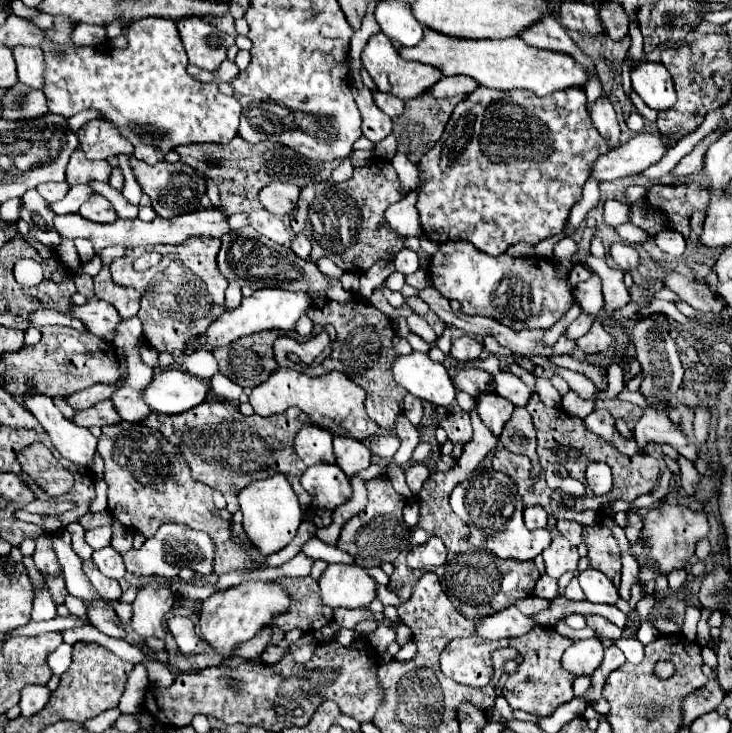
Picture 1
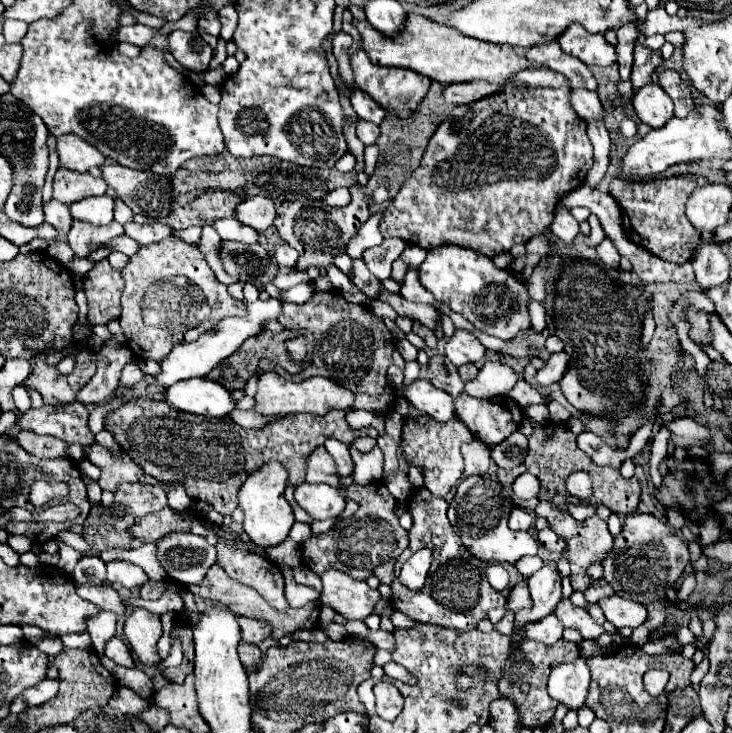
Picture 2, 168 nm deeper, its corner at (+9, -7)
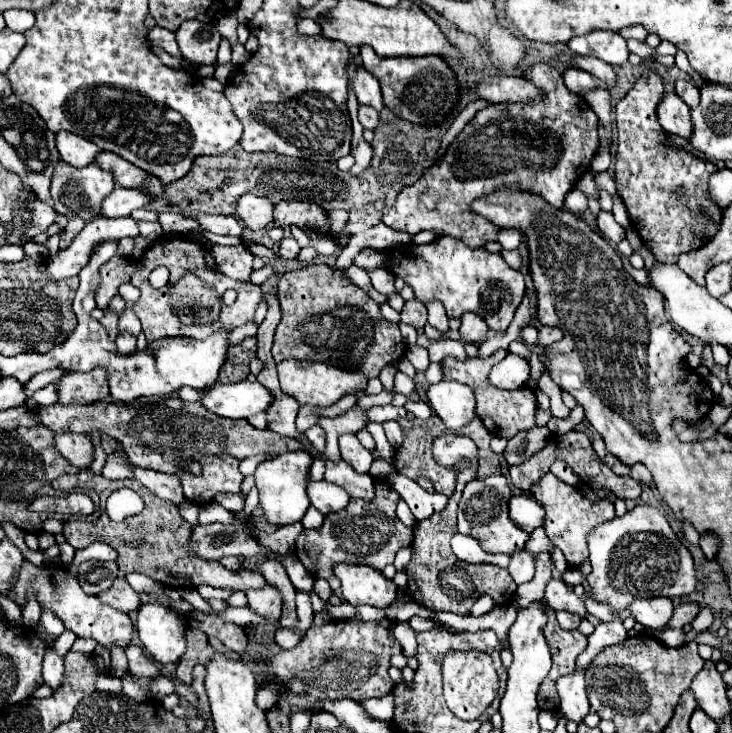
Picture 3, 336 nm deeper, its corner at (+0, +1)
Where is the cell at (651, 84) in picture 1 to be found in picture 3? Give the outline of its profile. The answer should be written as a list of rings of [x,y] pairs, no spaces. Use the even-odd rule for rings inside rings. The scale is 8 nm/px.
[[[665,94],[657,108],[659,124],[663,126],[665,132],[687,138],[691,136],[691,114],[689,112],[691,112],[689,106],[683,104],[683,100],[677,94]]]

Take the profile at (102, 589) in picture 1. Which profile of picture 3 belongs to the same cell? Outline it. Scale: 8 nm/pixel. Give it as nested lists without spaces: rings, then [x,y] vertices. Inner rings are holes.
[[[117,578],[115,584],[109,590],[99,594],[99,598],[105,604],[109,604],[111,608],[117,608],[117,610],[121,610],[125,614],[129,614],[129,612],[133,612],[133,610],[137,610],[141,606],[139,594],[127,584],[125,578]]]

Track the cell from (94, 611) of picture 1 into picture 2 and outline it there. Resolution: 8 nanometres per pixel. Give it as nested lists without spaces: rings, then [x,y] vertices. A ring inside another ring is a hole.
[[[116,636],[106,642],[104,654],[106,654],[110,660],[114,660],[116,664],[120,664],[120,666],[126,666],[126,668],[132,668],[132,666],[134,666],[128,646],[126,646],[120,638],[116,638]]]

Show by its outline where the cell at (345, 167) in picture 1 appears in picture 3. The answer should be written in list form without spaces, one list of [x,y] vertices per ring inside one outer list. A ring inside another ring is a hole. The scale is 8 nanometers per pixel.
[[[335,210],[330,214],[332,224],[325,232],[328,235],[340,235],[349,220],[349,213],[344,210]]]

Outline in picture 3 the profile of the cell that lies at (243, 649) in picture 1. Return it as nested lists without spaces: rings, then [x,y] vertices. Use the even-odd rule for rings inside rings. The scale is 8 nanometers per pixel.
[[[265,584],[265,588],[259,588],[255,592],[247,592],[247,600],[249,600],[249,608],[253,612],[257,612],[259,616],[263,616],[271,622],[277,622],[281,618],[283,596],[275,586]]]

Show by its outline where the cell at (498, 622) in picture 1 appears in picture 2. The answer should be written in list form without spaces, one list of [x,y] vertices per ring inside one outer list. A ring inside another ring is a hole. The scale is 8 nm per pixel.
[[[554,612],[550,616],[544,616],[542,620],[538,620],[538,624],[526,624],[526,636],[524,640],[538,640],[542,644],[556,644],[562,638],[562,622],[554,616]]]

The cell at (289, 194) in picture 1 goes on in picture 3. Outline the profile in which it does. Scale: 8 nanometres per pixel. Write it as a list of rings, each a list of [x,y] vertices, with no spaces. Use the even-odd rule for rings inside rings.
[[[243,194],[237,202],[237,218],[251,230],[263,230],[273,222],[273,204],[255,194]]]

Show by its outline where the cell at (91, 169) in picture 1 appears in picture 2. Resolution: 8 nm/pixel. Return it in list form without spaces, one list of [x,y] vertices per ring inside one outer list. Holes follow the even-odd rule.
[[[60,166],[54,176],[54,198],[64,204],[72,204],[88,196],[102,196],[106,194],[106,188],[108,184],[102,178],[94,178],[88,172],[80,174]]]

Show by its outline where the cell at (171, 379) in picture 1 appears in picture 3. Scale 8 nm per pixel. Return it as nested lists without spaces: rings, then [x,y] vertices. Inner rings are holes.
[[[241,380],[237,384],[215,384],[203,394],[203,406],[223,418],[249,418],[265,412],[275,396],[259,382]]]

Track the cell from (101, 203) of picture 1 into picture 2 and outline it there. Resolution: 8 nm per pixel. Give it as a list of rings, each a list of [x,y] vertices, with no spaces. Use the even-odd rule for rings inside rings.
[[[74,220],[72,228],[68,232],[70,238],[70,248],[76,252],[76,256],[86,256],[88,252],[96,250],[110,238],[122,234],[124,228],[118,222],[110,222],[108,226],[94,226],[86,224],[82,220]]]

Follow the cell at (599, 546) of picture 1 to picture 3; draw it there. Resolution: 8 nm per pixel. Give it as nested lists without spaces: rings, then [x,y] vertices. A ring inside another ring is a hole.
[[[547,472],[537,484],[531,486],[531,494],[533,498],[545,508],[547,512],[547,518],[545,518],[545,532],[549,536],[549,540],[563,550],[569,566],[577,566],[581,564],[587,556],[589,556],[589,550],[587,550],[587,532],[591,532],[591,528],[615,518],[615,508],[609,500],[599,500],[599,502],[593,502],[589,500],[581,490],[577,490],[575,486],[569,486],[565,482],[561,482],[555,474]]]

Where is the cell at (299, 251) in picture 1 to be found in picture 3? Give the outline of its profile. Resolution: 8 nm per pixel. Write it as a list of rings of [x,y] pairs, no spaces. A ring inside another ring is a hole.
[[[287,236],[287,238],[283,238],[283,240],[279,242],[279,256],[283,256],[283,258],[297,258],[299,250],[301,250],[301,248],[299,248],[297,240],[291,238],[291,236]]]

